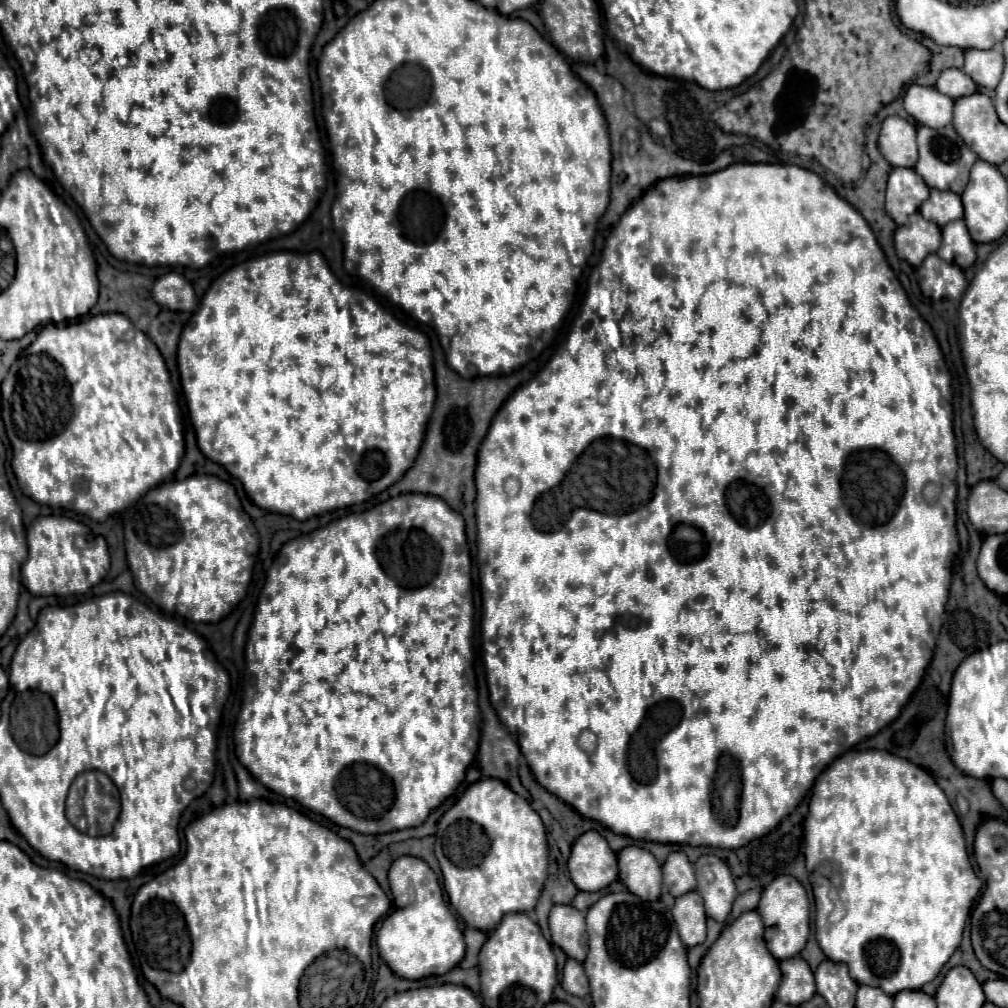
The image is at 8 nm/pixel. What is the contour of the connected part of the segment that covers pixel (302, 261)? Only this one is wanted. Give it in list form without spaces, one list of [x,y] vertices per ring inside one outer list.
[[[317,252],[268,253],[263,258],[243,262],[223,274],[223,278],[214,280],[203,297],[199,310],[183,328],[177,362],[189,416],[197,432],[199,450],[209,460],[221,464],[231,476],[241,480],[245,492],[259,508],[281,512],[297,520],[307,520],[311,516],[365,502],[371,496],[393,486],[413,466],[435,404],[431,348],[427,338],[421,332],[399,324],[383,306],[379,306],[377,300],[365,292],[343,288],[343,284],[331,274],[325,258]]]

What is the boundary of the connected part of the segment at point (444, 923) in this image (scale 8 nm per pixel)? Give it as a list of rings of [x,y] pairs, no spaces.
[[[401,856],[391,864],[389,886],[395,898],[395,910],[377,930],[379,956],[405,980],[441,976],[455,968],[465,956],[465,940],[443,898],[437,874],[421,858]]]

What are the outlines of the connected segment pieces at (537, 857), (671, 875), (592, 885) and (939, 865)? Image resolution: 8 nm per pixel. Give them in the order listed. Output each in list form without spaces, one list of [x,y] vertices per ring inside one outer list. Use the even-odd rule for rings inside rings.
[[[481,778],[471,784],[455,806],[443,814],[435,834],[435,856],[445,876],[451,904],[467,926],[483,932],[491,932],[505,914],[533,910],[547,880],[547,834],[539,814],[507,784],[493,778]]]
[[[671,852],[667,862],[663,864],[663,886],[675,898],[695,890],[697,880],[695,880],[693,864],[683,852]]]
[[[591,830],[573,844],[567,868],[579,890],[597,892],[617,880],[617,854],[603,836]]]
[[[865,750],[865,752],[845,752],[839,756],[817,780],[813,786],[813,796],[809,802],[809,814],[803,822],[804,856],[814,894],[815,904],[815,938],[825,952],[825,956],[833,962],[843,962],[849,966],[849,974],[857,984],[869,984],[881,988],[885,994],[895,996],[903,990],[921,990],[927,982],[931,982],[947,960],[953,956],[957,946],[961,944],[963,928],[969,918],[969,910],[977,900],[983,882],[971,868],[967,850],[965,850],[965,836],[957,816],[945,796],[945,792],[935,784],[933,776],[923,768],[911,764],[905,758],[893,756],[883,750]]]

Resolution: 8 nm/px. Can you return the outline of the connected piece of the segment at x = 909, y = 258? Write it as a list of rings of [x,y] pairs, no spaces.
[[[919,212],[909,218],[909,224],[897,228],[895,250],[897,256],[911,266],[919,266],[925,256],[935,254],[941,244],[941,228],[925,220]]]

